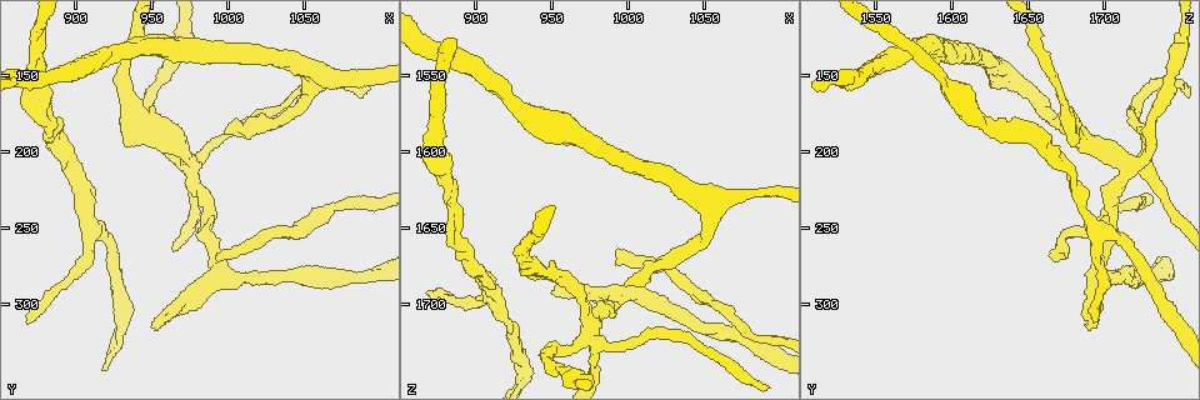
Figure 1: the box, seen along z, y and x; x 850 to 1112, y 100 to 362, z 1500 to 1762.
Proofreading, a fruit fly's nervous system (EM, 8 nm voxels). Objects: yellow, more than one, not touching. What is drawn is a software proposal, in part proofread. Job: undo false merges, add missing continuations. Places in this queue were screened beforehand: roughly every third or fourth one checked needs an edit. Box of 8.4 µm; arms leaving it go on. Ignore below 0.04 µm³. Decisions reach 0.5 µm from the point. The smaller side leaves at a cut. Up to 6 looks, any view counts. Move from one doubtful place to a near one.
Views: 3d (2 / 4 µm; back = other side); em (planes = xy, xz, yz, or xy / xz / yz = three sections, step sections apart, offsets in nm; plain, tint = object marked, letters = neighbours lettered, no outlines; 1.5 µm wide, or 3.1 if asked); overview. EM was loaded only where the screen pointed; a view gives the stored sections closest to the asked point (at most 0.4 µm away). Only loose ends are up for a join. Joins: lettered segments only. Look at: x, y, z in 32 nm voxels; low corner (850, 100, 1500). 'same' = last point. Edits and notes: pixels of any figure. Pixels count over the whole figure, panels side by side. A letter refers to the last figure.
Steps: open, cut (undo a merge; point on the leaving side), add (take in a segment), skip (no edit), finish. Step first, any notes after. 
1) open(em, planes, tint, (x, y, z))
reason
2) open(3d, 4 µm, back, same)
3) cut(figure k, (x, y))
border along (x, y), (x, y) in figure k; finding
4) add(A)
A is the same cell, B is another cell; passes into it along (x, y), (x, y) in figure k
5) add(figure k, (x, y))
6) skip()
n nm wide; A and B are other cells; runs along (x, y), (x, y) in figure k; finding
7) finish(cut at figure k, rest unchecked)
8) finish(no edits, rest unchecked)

open(em, planes, letters, (994, 266, 1666))
free end

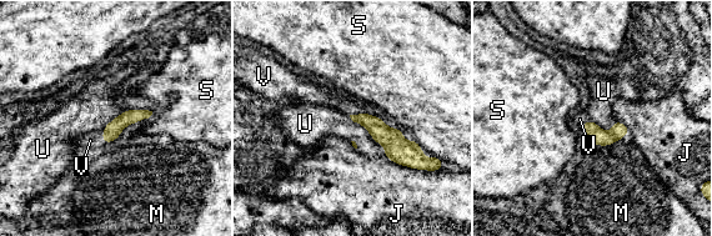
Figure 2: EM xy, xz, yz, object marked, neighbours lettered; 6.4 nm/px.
add(V)
110 nm wide; V is the same cell, J, M, S and U are other cells; passes into it along (111, 131), (103, 136), (90, 140) in figure 2; it goes on there

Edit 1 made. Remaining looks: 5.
open(overview)
redraw

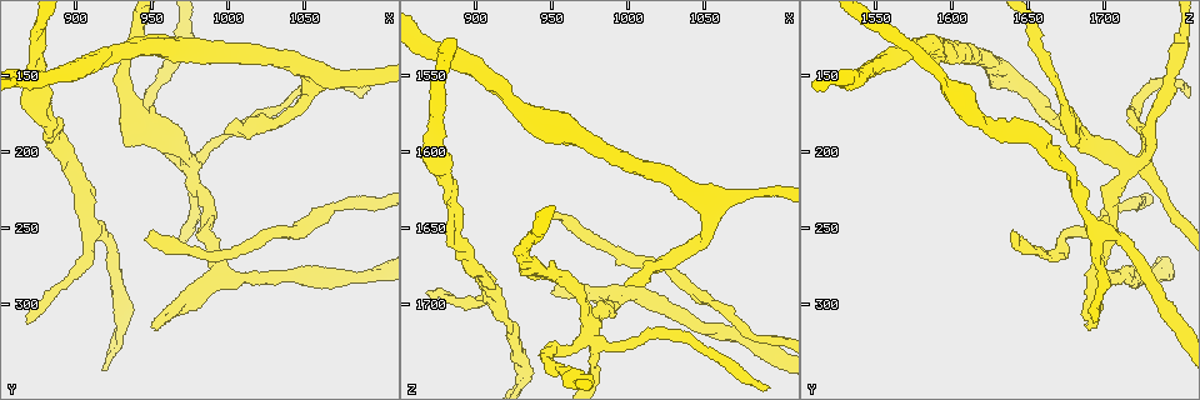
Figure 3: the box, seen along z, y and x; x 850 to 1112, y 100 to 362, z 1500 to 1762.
open(3d, 2 µm, back, (944, 256, 1640))

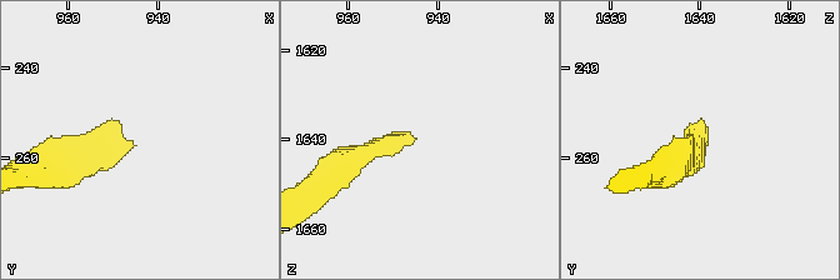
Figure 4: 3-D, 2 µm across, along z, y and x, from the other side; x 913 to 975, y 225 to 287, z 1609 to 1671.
open(em, planes, letters, (945, 257, 1641))

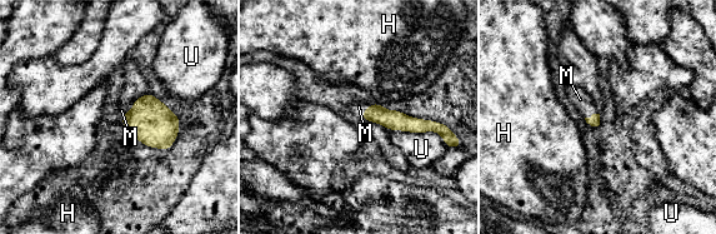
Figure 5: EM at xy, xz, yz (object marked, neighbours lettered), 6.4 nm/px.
add(M)
U touches over 360 nm; M is the same cell, H and U are other cells; passes into it along (391, 119), (365, 110), (359, 106) in figure 5; the neuron continues

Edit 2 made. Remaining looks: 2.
open(overview)
see it whole again

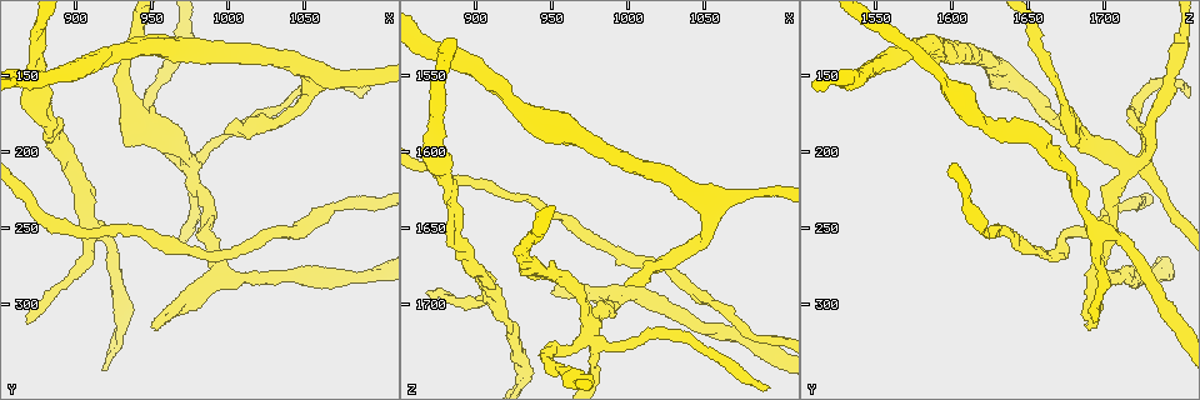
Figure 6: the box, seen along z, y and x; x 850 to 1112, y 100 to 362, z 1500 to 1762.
open(em, planes, letters, (974, 210, 1716))
looks like a crossing

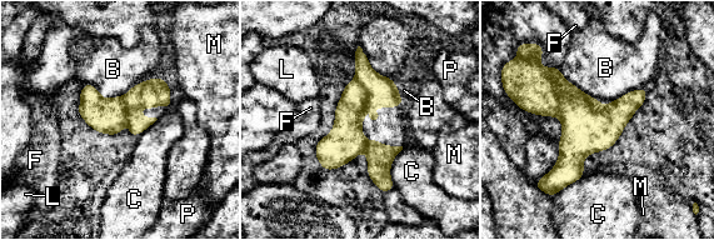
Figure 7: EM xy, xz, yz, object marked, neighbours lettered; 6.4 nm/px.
cut(figure 7, (530, 88))
260 nm wide; B, C, F, L, M and P are other cells; border along (529, 61), (548, 73), (562, 118) in figure 7; a second neuron is stuck on

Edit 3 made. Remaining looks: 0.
finish(add at figure 2, add at figure 5, cut at figure 7, rest unchecked)

